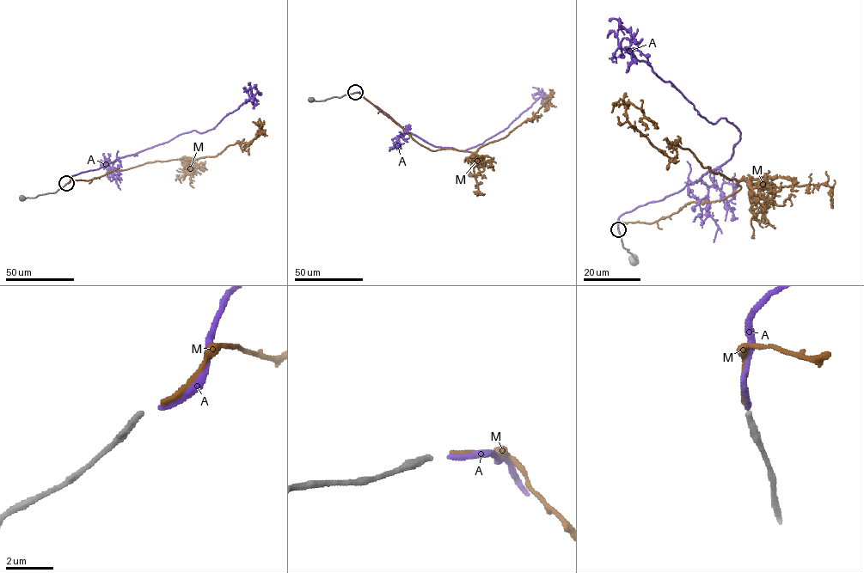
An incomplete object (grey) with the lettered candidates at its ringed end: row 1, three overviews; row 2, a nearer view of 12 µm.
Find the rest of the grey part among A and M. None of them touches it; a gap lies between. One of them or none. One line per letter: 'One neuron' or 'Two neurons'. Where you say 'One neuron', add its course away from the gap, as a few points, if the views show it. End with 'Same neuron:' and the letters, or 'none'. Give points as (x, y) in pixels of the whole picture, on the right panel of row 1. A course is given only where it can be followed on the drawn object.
A: Two neurons
M: Two neurons
Same neuron: none

